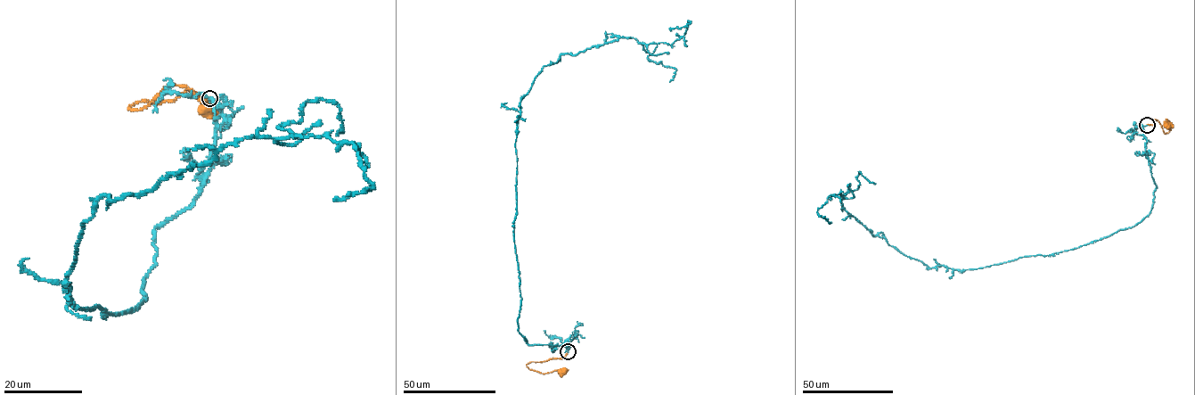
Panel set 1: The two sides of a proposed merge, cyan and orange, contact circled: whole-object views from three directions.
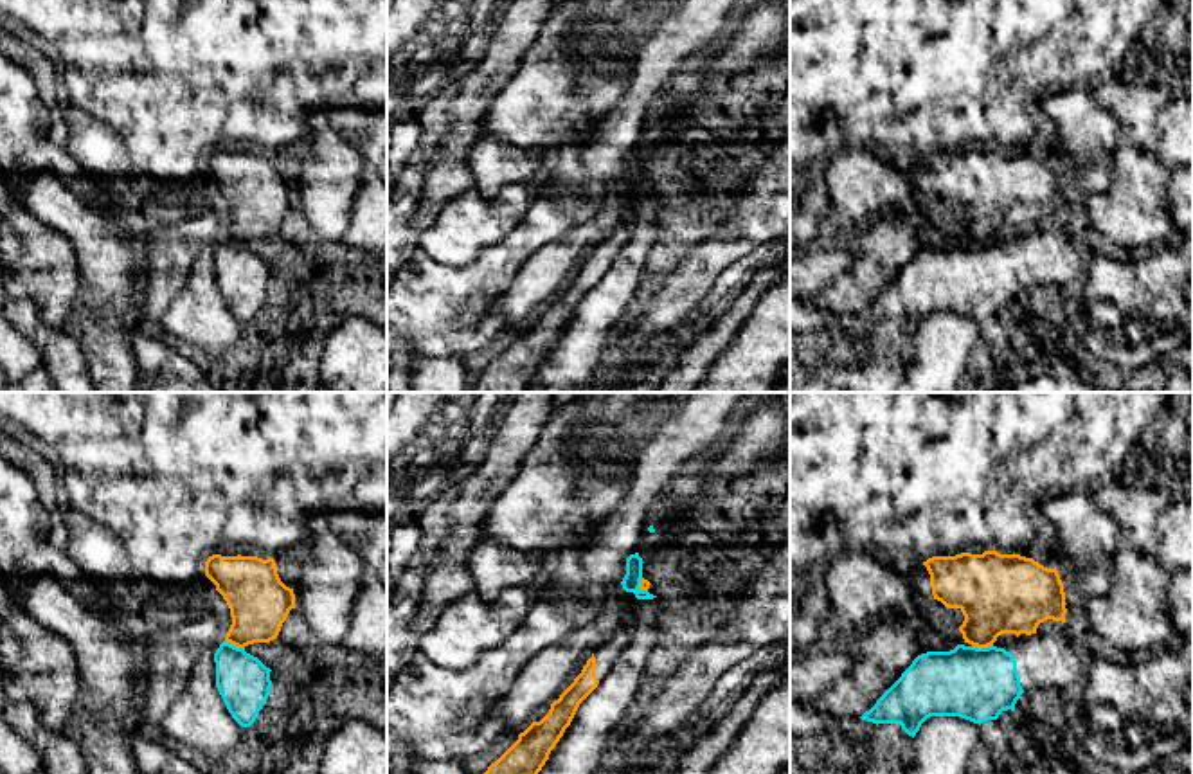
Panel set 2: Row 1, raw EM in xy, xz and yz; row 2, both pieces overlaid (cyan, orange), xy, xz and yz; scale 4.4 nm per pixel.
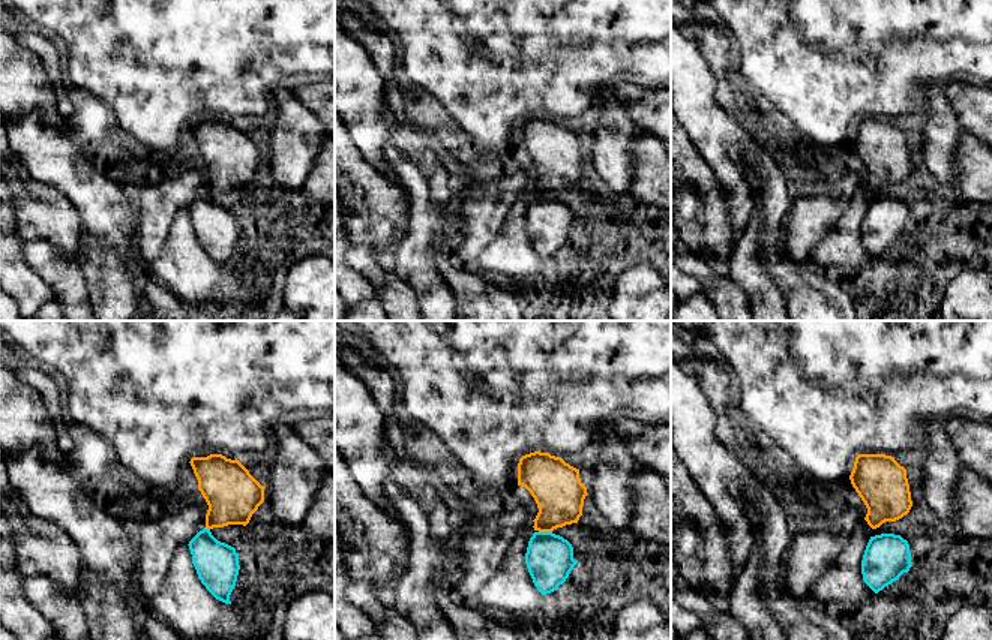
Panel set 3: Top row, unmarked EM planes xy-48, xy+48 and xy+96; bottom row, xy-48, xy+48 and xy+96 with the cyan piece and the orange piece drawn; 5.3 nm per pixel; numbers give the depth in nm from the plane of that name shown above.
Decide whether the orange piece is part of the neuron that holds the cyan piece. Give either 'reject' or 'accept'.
reject

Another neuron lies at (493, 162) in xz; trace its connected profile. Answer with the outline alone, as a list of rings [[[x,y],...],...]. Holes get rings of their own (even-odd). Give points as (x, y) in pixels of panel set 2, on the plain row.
[[[480,139],[470,148],[466,164],[475,176],[475,191],[498,198],[506,185],[529,185],[554,155],[551,148],[525,149],[500,139]]]

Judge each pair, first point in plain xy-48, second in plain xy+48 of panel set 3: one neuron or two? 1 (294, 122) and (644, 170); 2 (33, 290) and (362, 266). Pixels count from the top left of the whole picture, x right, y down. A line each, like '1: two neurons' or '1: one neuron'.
1: two neurons
2: two neurons

